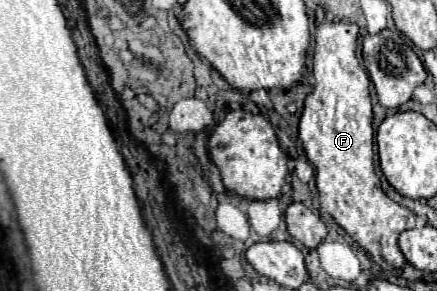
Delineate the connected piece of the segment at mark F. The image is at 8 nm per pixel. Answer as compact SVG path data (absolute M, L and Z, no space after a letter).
M349 21L317 23L313 55L315 85L305 99L299 141L315 167L321 209L327 211L381 269L403 269L407 261L401 255L397 239L401 231L417 225L417 217L407 207L389 199L375 175L373 107L369 97L369 75L355 53L357 31L357 25Z

